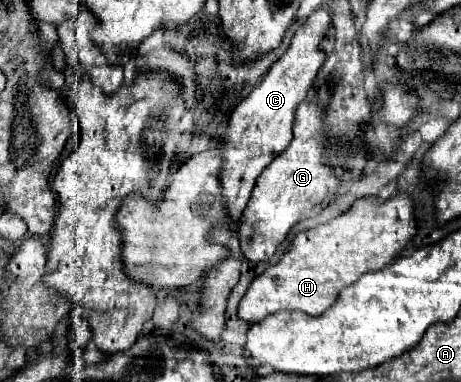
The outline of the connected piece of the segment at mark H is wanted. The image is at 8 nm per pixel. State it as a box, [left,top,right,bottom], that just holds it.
[238,192,418,324]

